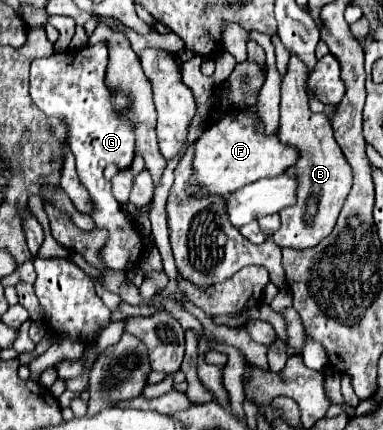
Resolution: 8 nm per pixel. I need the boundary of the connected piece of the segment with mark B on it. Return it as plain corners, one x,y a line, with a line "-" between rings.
290,57
288,73
282,79
280,139
284,139
284,143
300,147
300,163
288,169
288,173
298,175
300,179
300,193
298,203
294,207
280,211
282,227
274,233
272,239
280,247
292,249
314,247
316,243
320,243
320,239
330,235
348,197
348,191
352,189
352,167
344,159
344,153
334,139
330,119
324,113
312,113
308,107
308,97
304,91
306,77
308,71
304,71
304,63
300,63
300,59

